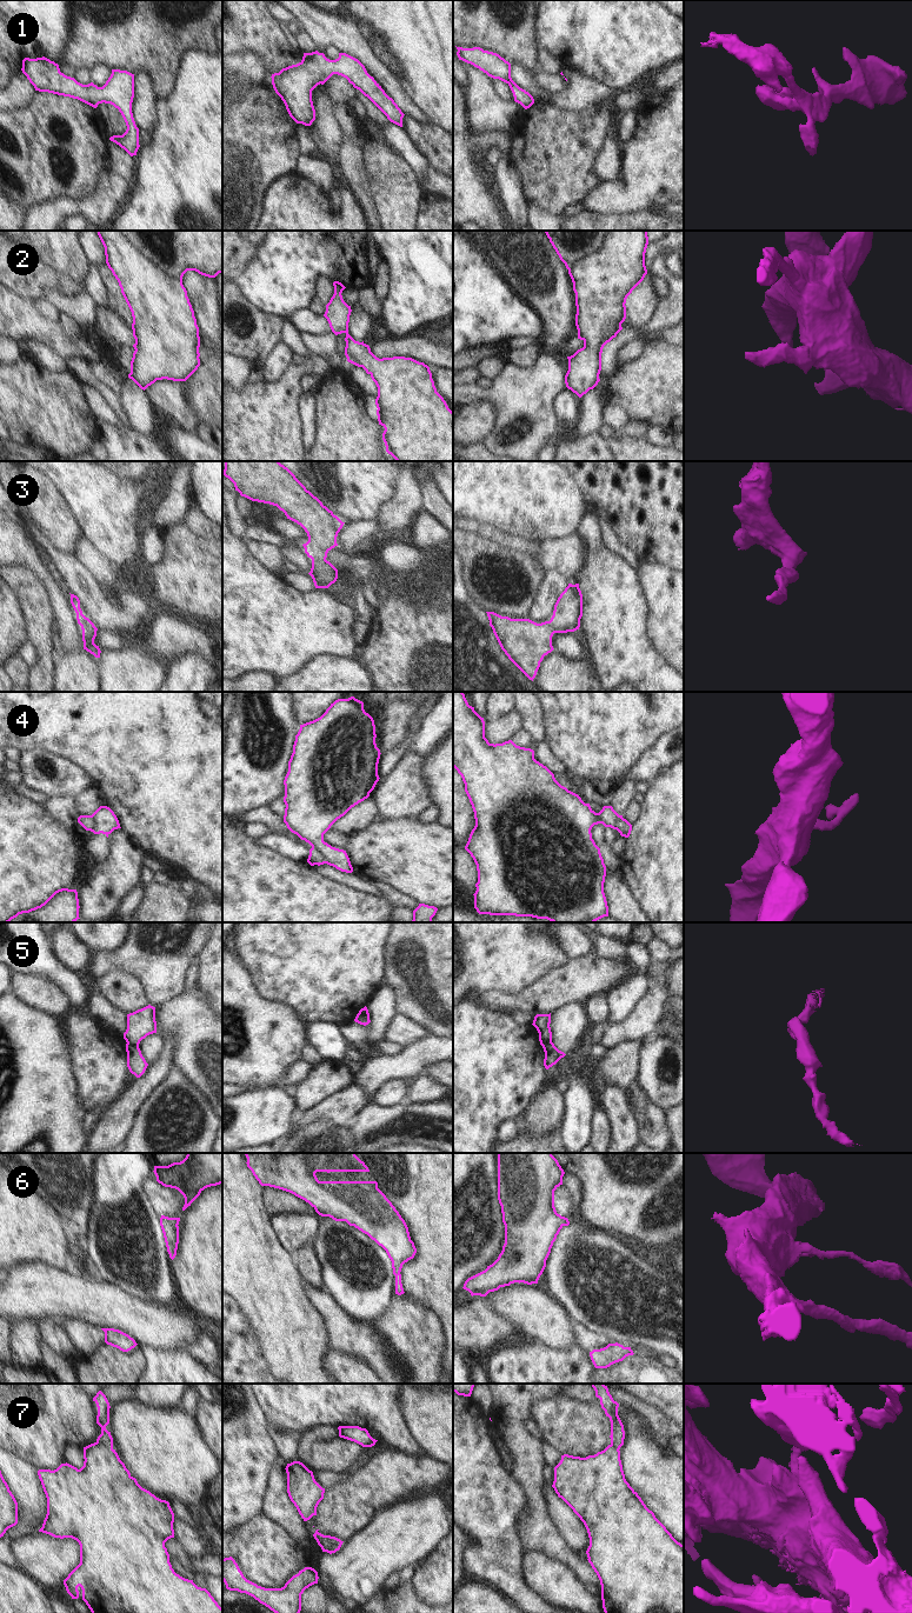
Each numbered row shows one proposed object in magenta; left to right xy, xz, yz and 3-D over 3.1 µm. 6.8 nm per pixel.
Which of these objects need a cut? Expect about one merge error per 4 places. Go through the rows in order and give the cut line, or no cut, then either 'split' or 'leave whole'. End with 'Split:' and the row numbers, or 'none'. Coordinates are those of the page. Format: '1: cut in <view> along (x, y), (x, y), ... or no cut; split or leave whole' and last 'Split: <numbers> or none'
1: no cut; leave whole
2: no cut; leave whole
3: no cut; leave whole
4: cut in xz along (312, 846), (326, 862); split
5: cut in xy along (127, 1042), (138, 1046); split
6: no cut; leave whole
7: cut in xy along (95, 1442), (112, 1448); split
Split: 4, 5, 7

